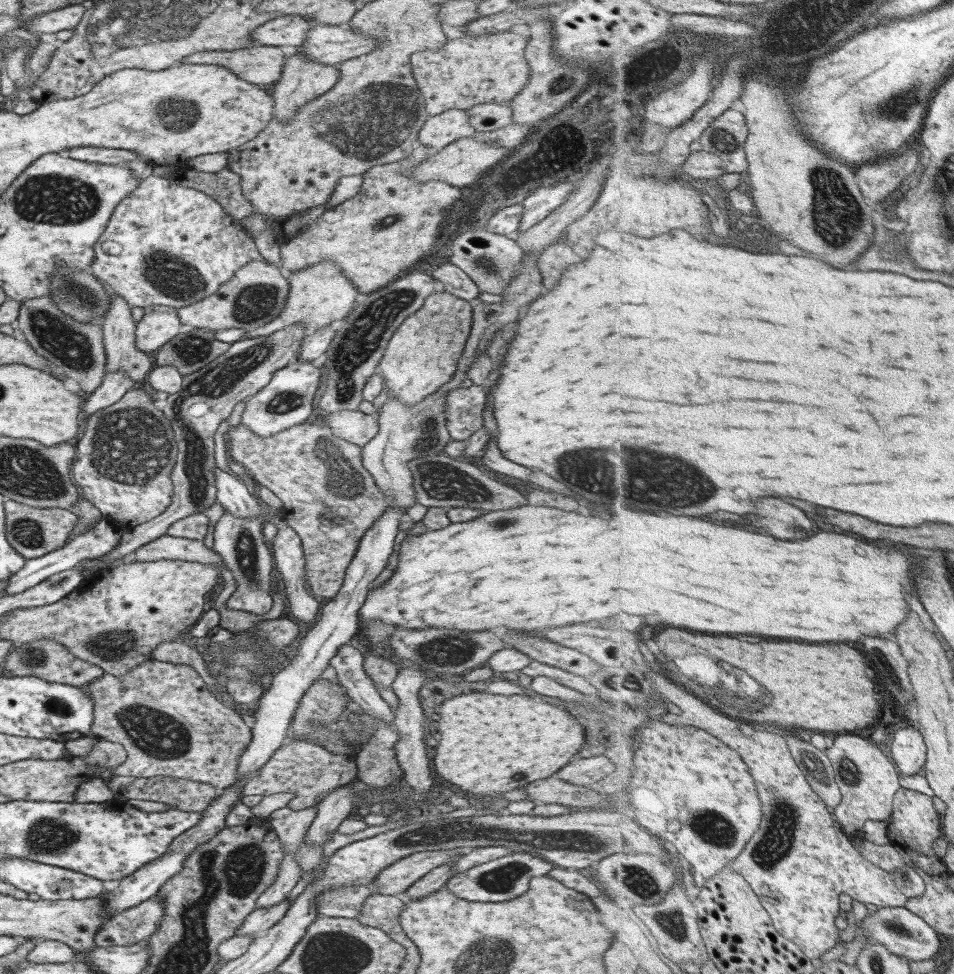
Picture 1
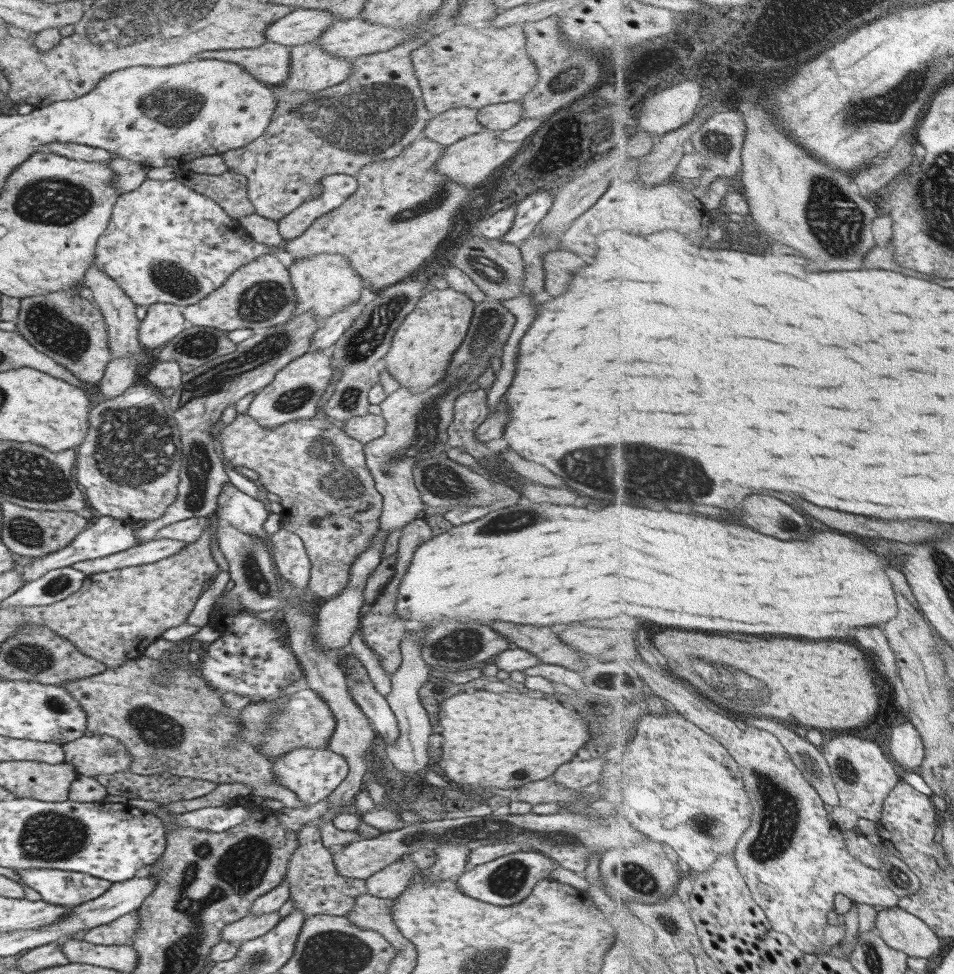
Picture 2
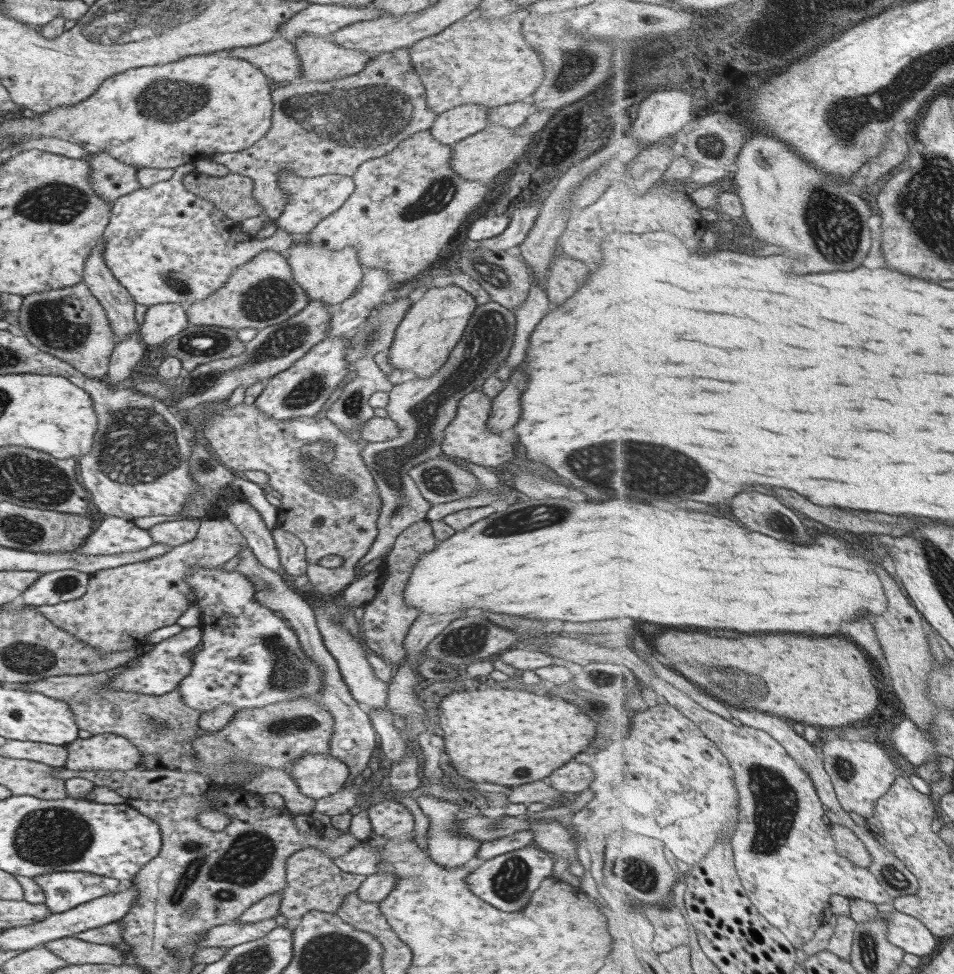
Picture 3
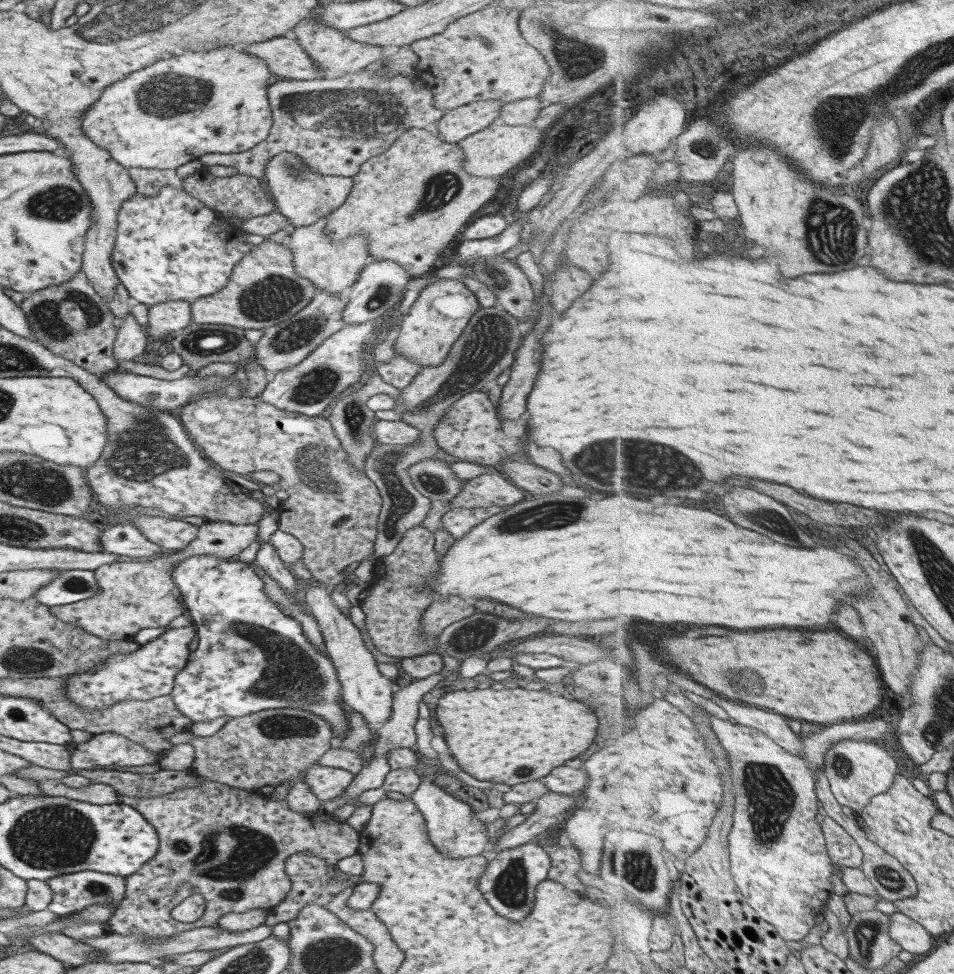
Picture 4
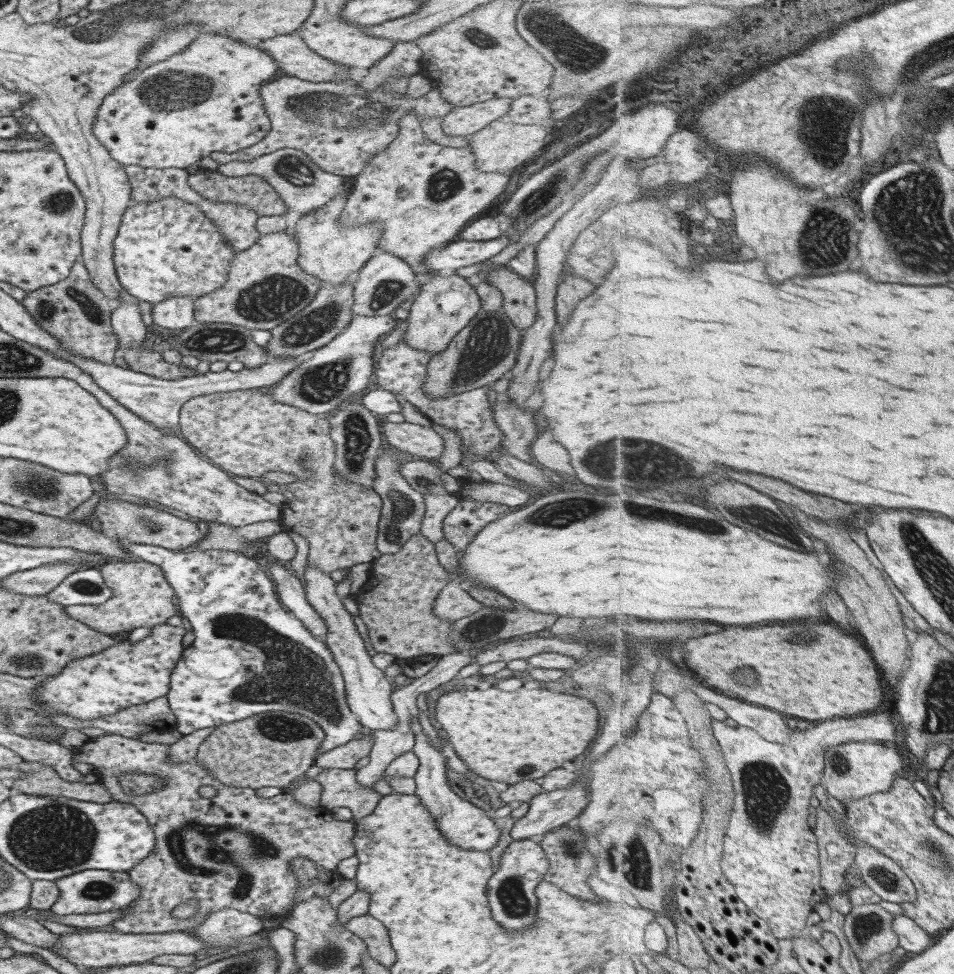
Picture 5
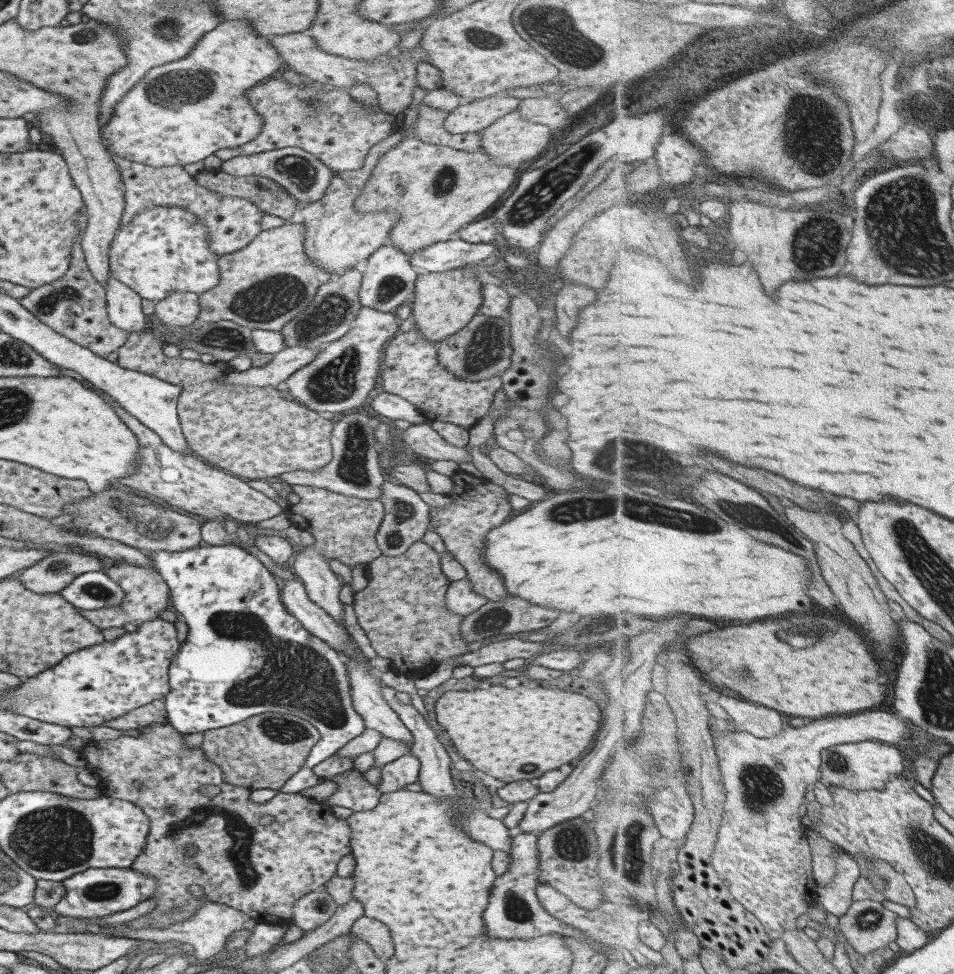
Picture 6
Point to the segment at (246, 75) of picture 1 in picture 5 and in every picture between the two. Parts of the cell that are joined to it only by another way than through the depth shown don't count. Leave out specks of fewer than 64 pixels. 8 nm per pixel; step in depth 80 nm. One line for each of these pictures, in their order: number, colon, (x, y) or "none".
2: (269, 63)
3: (276, 59)
4: (283, 57)
5: (293, 57)

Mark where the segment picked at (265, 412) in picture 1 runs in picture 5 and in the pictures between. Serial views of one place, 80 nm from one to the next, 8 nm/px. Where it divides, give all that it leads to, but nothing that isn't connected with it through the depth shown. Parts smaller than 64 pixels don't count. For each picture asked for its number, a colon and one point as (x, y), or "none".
2: (293, 393)
3: (298, 391)
4: (307, 388)
5: (335, 372)

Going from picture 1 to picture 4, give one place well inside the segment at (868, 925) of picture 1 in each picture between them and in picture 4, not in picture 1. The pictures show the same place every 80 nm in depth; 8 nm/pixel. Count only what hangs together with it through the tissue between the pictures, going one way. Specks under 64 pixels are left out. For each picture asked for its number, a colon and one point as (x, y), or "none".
2: (903, 931)
3: (910, 934)
4: (910, 934)

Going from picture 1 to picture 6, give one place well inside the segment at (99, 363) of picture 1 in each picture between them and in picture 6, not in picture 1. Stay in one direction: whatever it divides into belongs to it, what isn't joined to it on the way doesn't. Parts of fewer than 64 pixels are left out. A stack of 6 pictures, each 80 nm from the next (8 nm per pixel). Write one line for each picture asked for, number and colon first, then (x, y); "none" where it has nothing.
2: (70, 330)
3: (69, 324)
4: (70, 320)
5: (73, 311)
6: (74, 306)

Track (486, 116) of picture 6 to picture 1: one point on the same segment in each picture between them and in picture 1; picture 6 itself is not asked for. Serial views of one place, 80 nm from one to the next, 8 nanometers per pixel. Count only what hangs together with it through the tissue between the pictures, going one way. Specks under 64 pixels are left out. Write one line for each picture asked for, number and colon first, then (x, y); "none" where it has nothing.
1: (437, 131)
2: (458, 122)
3: (448, 127)
4: (455, 124)
5: (465, 121)

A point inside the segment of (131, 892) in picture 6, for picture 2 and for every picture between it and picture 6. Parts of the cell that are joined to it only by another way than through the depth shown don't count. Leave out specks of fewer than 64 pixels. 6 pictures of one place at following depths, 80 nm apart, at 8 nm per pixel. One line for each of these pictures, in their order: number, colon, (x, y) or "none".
2: (58, 887)
3: (62, 890)
4: (71, 892)
5: (90, 891)

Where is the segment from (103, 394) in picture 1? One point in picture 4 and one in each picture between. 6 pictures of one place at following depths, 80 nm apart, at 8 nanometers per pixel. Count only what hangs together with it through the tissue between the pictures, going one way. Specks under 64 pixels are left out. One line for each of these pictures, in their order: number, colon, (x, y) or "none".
2: (118, 375)
3: (127, 351)
4: (130, 338)

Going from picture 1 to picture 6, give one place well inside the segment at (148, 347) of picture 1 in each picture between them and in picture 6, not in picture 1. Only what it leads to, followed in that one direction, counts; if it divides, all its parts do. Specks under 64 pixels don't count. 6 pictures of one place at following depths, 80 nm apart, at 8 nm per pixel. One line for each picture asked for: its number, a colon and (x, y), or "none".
2: (162, 321)
3: (162, 321)
4: (169, 316)
5: (177, 313)
6: (179, 309)

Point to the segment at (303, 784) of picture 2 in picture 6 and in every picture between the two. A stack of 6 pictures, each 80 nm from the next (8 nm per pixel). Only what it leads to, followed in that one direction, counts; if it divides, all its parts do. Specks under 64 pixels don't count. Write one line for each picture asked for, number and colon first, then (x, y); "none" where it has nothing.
3: (317, 776)
4: (327, 784)
5: (338, 786)
6: (353, 792)

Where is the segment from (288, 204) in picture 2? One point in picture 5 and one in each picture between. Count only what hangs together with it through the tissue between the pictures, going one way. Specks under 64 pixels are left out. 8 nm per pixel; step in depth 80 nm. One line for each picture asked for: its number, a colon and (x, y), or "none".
3: (317, 128)
4: (333, 125)
5: (337, 126)

